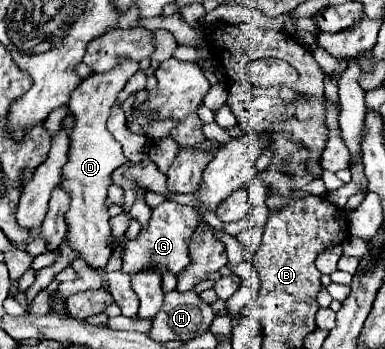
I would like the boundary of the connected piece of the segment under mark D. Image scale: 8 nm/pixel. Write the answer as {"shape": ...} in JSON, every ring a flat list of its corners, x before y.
{"shape":[[125,61,107,73,93,73,83,79,79,87,71,93,69,111,75,115,77,127,73,129,67,163,61,173,61,185,71,193,71,205,65,215,67,233,65,241,69,247,95,271,103,271,107,259,111,255,111,231,109,231,109,215,105,207,107,187,111,185,111,173,125,163,125,155,119,153,119,143,107,131,107,117,115,103,117,93,125,87,125,83,137,73,137,61]]}

